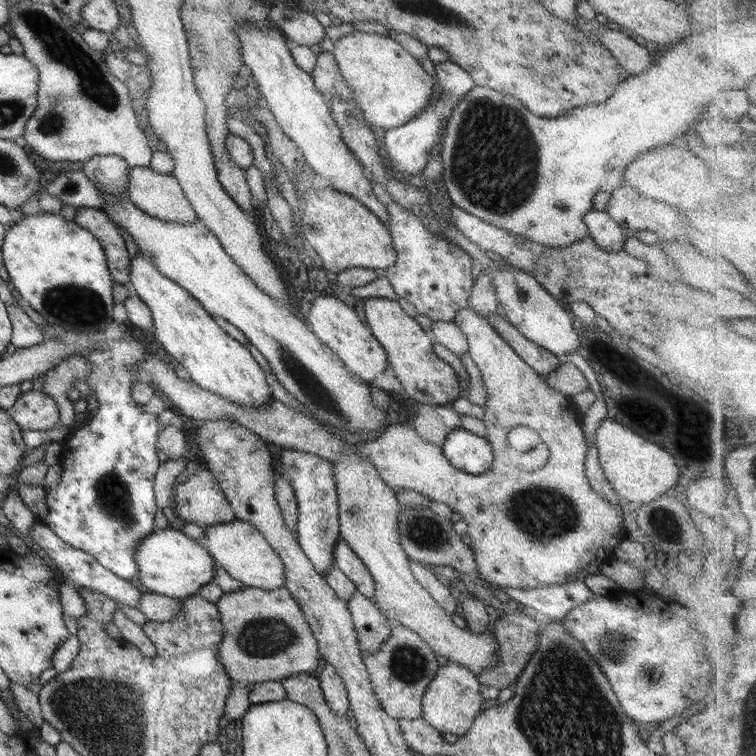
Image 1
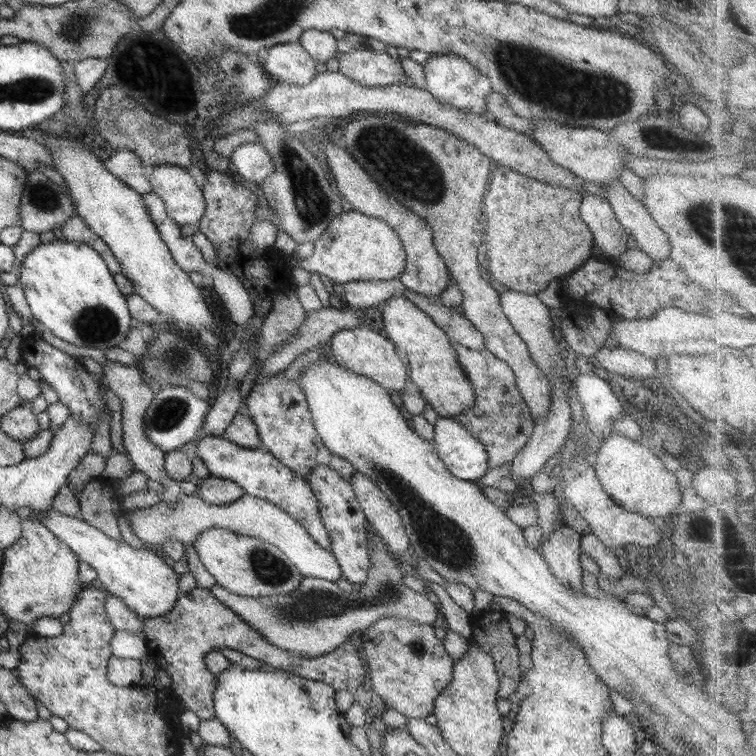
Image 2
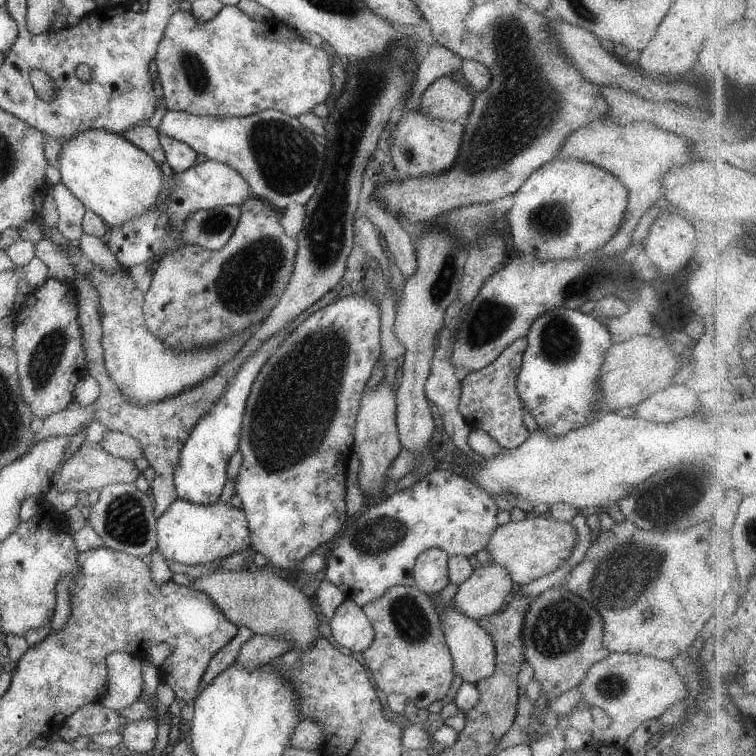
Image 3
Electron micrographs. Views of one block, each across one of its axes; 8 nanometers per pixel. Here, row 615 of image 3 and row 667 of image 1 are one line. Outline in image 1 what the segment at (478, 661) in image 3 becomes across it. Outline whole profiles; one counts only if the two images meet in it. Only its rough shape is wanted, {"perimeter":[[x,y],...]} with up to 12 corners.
{"perimeter":[[463,664],[438,667],[422,720],[463,736],[480,711],[481,684]]}

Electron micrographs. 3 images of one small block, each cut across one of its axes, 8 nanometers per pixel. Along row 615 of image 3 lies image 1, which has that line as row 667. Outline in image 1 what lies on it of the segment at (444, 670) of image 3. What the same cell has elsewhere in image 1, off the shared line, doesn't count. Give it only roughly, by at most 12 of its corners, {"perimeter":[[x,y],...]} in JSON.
{"perimeter":[[391,625],[362,653],[387,716],[422,718],[439,667],[419,635]]}

